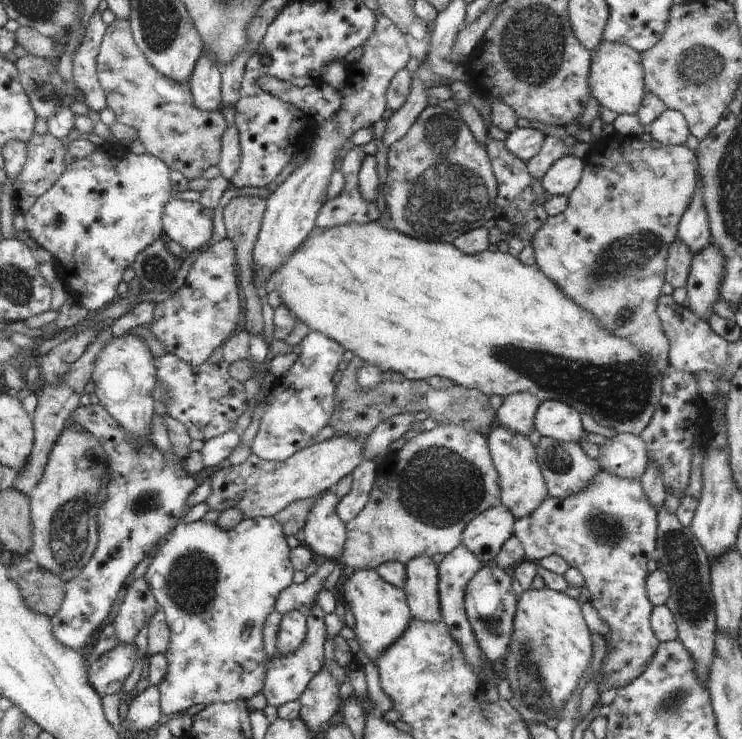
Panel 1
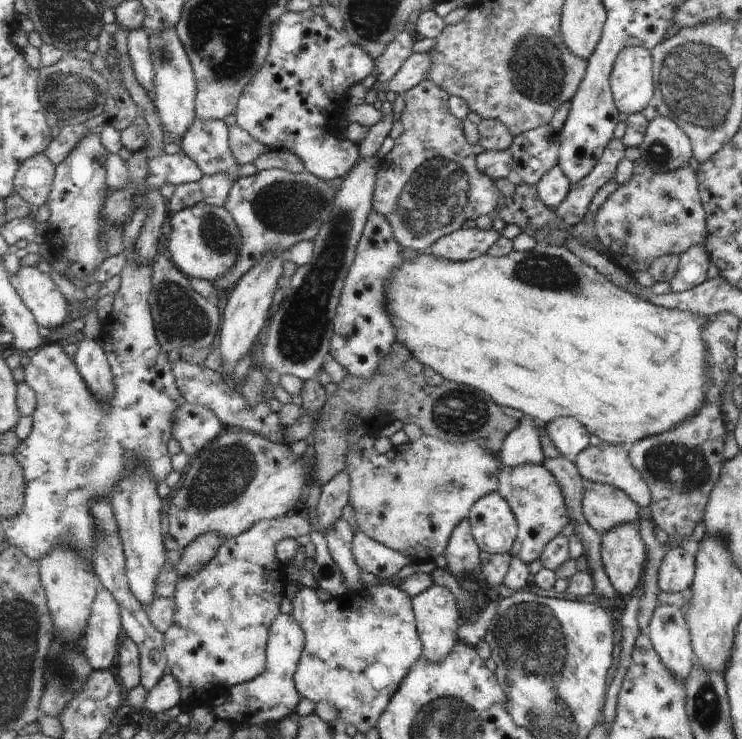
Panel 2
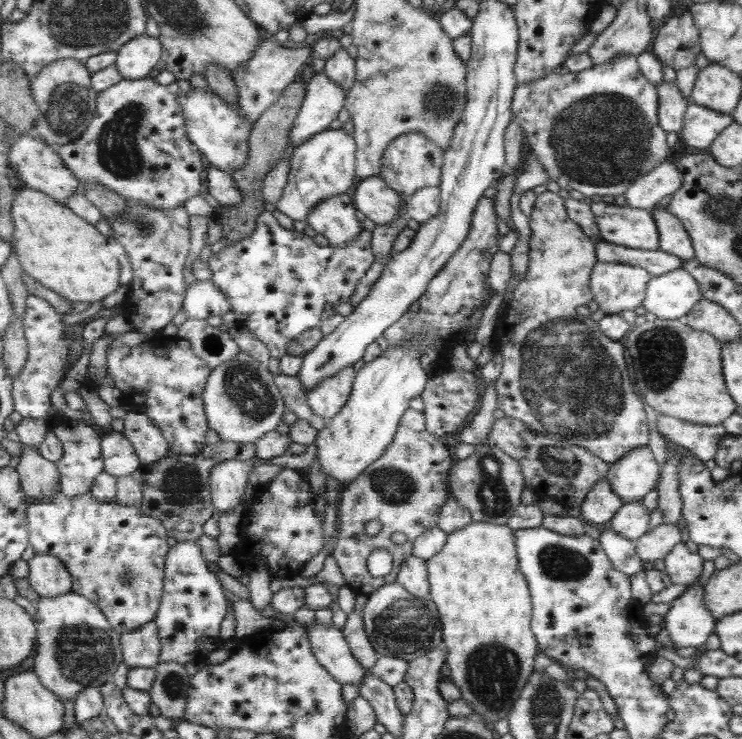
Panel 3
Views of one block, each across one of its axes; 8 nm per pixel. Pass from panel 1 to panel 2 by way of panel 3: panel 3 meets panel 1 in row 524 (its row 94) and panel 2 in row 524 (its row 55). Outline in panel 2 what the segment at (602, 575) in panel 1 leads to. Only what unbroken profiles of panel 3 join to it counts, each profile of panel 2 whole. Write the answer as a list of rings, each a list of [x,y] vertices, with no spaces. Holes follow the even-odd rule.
[[[633,524],[611,526],[600,535],[600,559],[613,590],[623,599],[640,587],[646,548]]]

